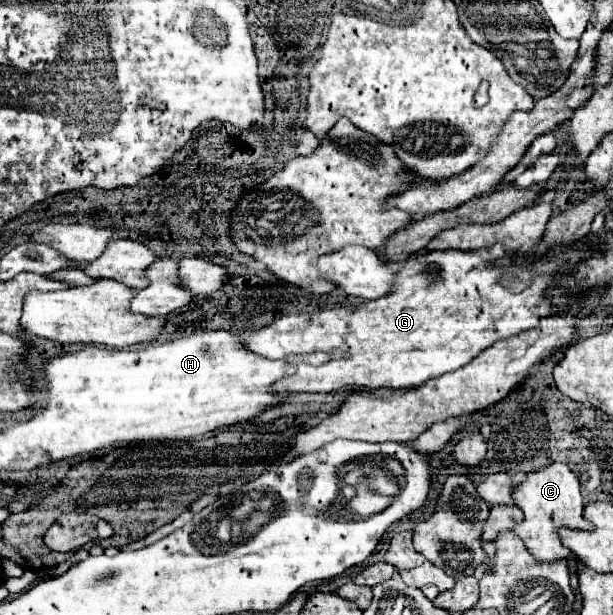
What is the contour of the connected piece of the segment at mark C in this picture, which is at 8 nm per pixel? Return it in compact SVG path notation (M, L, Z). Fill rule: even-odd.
M553 463L535 473L527 473L527 481L515 487L513 499L515 505L525 513L525 519L515 527L515 535L523 539L527 551L531 551L531 555L535 555L535 559L539 561L551 559L567 561L569 557L573 557L573 553L561 545L559 539L561 527L579 531L591 529L591 523L583 519L583 499L579 493L579 481L575 473L563 463Z

